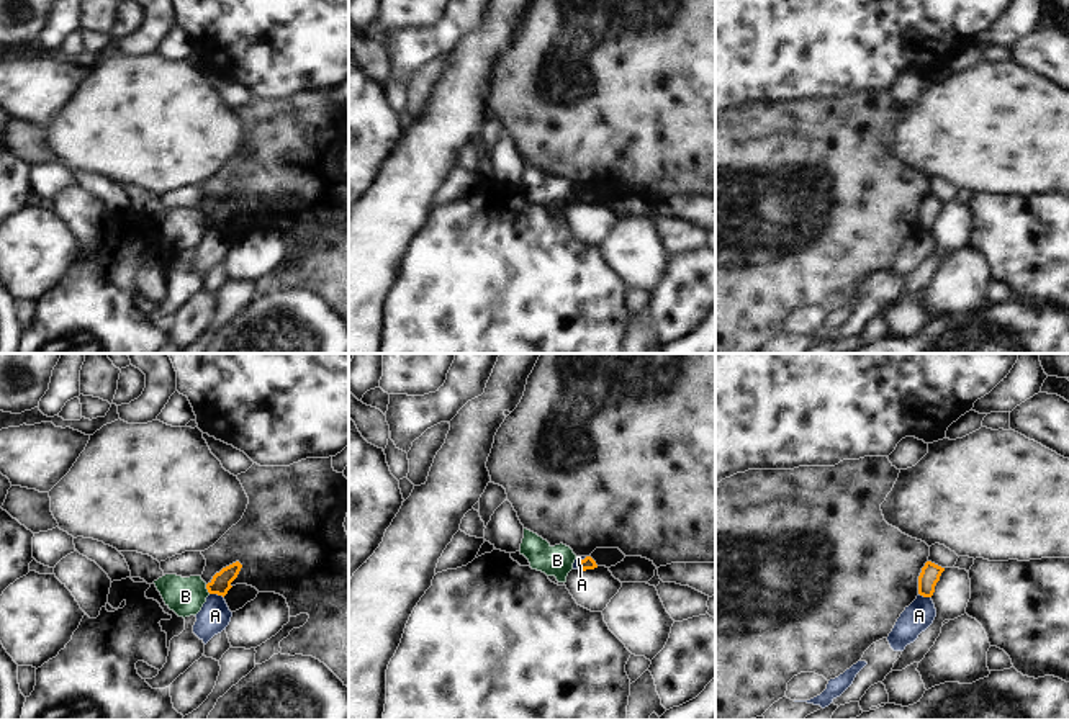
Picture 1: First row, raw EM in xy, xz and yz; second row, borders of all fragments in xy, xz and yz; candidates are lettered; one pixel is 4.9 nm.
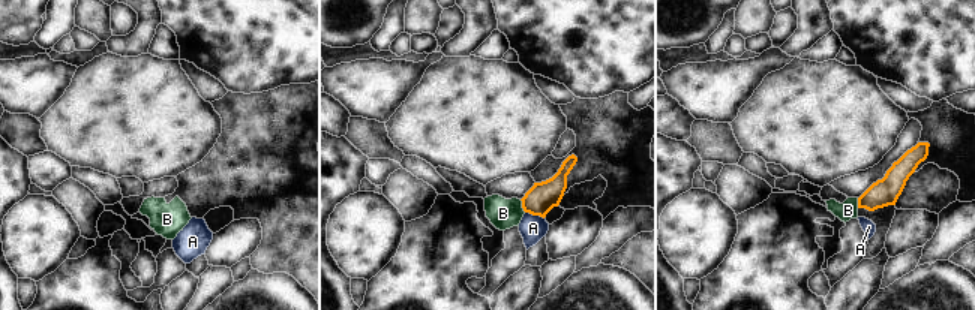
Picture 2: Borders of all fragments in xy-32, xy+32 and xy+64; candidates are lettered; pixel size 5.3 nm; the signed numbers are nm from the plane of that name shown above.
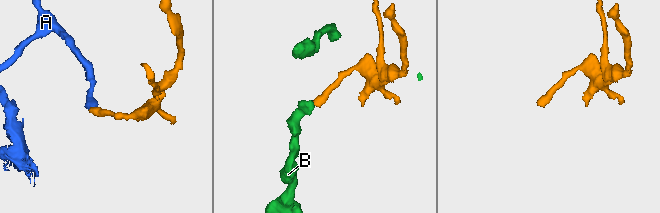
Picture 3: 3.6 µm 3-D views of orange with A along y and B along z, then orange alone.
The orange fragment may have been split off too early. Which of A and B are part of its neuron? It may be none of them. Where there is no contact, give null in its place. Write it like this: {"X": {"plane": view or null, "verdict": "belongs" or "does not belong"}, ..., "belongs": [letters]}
{"A": {"plane": "xy", "verdict": "does not belong"}, "B": {"plane": "xy", "verdict": "does not belong"}, "belongs": []}

